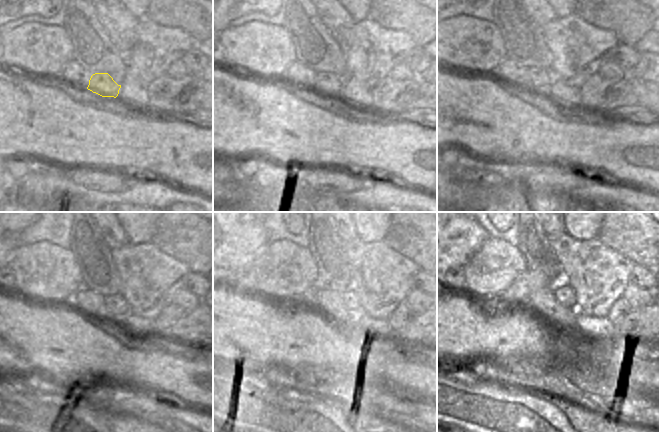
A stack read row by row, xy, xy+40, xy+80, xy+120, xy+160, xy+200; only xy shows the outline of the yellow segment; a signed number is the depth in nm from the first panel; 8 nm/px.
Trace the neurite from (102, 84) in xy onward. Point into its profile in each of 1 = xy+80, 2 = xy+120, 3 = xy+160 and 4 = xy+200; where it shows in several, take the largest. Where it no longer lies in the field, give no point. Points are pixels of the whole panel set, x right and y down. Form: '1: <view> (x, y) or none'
1: xy+80 (558, 89)
2: xy+120 (113, 309)
3: xy+160 (339, 297)
4: xy+200 (563, 292)

